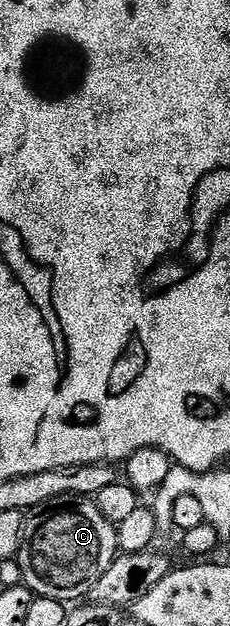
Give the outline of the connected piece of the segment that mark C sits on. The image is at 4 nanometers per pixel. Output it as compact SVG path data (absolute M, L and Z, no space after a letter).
M59 497L48 501L43 507L37 508L27 518L26 527L22 531L22 544L16 556L22 570L22 582L43 599L59 599L69 604L70 599L82 601L89 596L92 585L104 577L108 565L118 558L118 528L100 513L97 502L90 497Z

